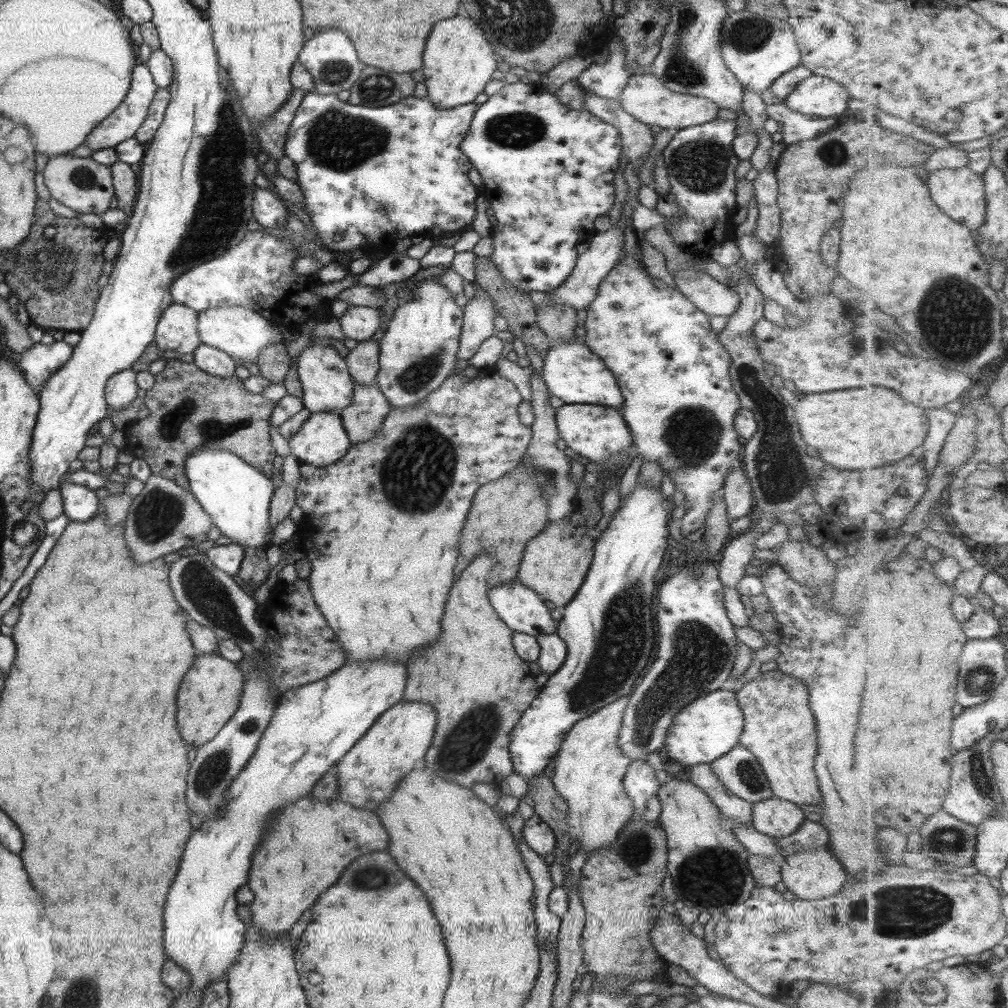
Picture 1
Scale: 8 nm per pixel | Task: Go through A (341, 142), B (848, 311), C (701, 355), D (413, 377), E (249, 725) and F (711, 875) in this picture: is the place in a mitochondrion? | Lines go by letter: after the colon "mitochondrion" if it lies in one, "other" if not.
A: mitochondrion
B: other
C: other
D: mitochondrion
E: mitochondrion
F: mitochondrion

